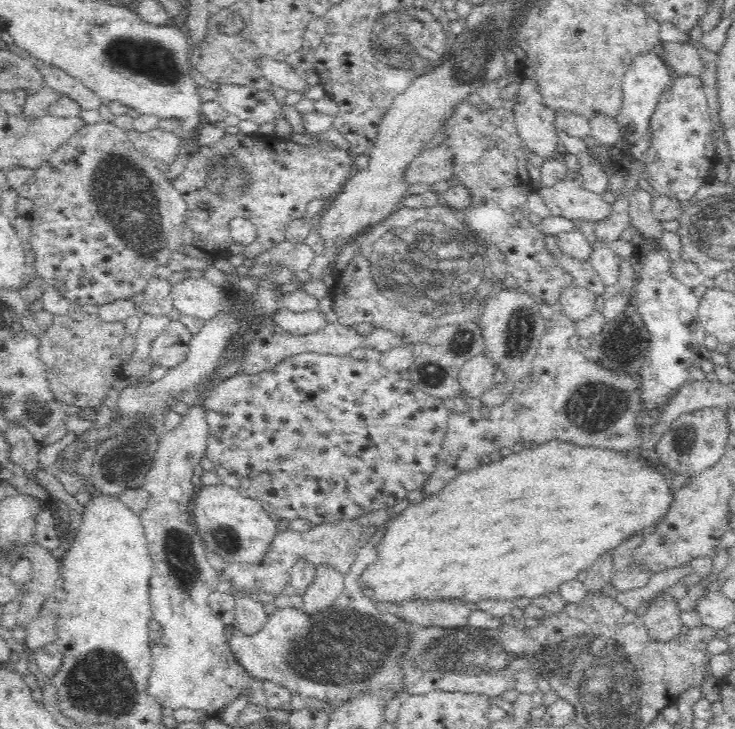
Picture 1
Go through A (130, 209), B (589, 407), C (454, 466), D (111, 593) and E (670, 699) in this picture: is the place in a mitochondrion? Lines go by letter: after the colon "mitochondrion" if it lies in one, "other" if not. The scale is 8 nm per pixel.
A: mitochondrion
B: mitochondrion
C: other
D: other
E: other

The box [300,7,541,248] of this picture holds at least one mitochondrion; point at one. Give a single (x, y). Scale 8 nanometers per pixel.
(400, 51)

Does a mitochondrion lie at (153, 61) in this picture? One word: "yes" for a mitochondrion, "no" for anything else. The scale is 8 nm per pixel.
yes

